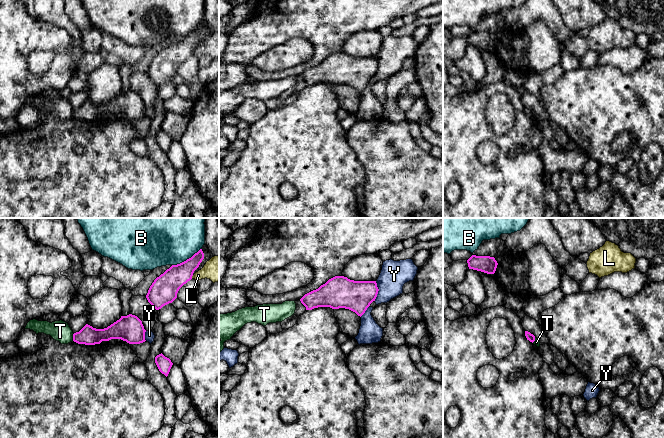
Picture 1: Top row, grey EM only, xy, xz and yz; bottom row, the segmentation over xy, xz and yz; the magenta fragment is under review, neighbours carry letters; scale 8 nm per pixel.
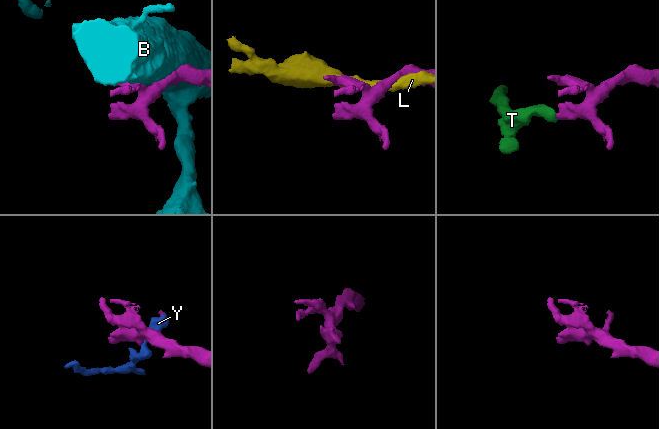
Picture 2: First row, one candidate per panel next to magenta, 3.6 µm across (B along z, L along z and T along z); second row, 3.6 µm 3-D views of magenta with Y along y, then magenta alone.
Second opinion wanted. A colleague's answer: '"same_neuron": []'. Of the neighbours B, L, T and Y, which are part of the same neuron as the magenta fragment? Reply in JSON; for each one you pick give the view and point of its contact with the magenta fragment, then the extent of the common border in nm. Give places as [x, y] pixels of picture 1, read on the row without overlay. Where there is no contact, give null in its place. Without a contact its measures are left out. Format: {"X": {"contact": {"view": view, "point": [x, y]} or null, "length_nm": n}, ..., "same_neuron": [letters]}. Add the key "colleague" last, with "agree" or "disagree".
{"same_neuron": [], "colleague": "agree"}

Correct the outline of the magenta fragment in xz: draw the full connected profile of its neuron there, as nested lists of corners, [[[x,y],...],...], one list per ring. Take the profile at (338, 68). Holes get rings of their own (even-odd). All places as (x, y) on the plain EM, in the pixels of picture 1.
[[[335,52],[318,65],[305,70],[300,77],[306,86],[318,83],[345,84],[361,93],[375,77],[378,67],[376,57],[354,57]]]

